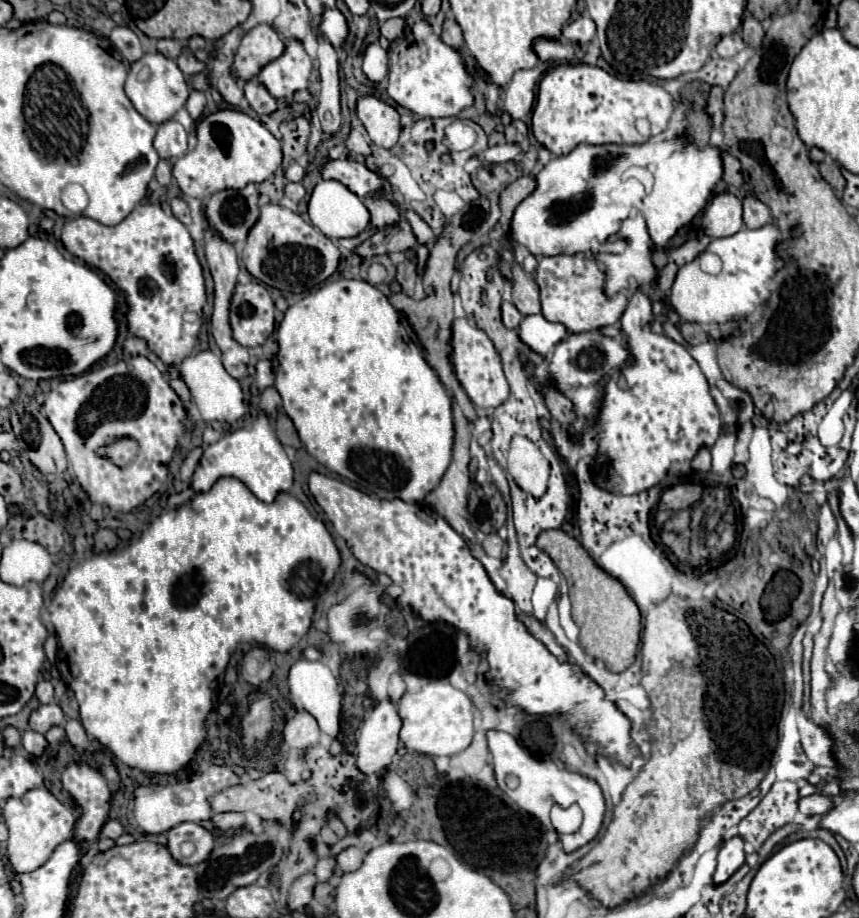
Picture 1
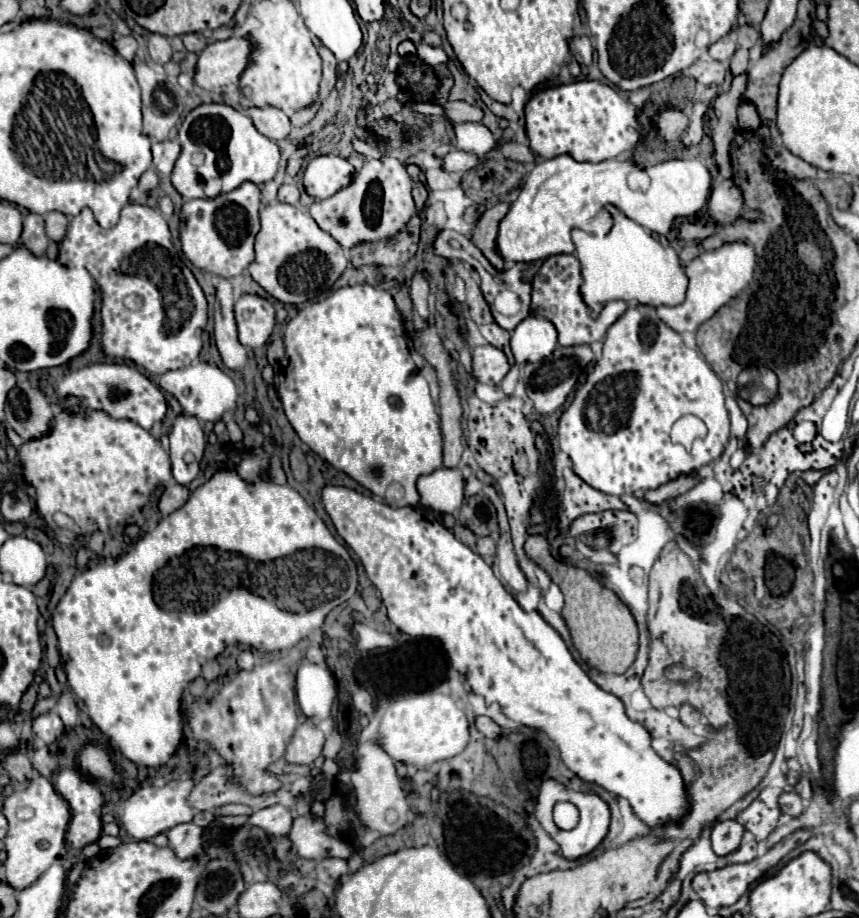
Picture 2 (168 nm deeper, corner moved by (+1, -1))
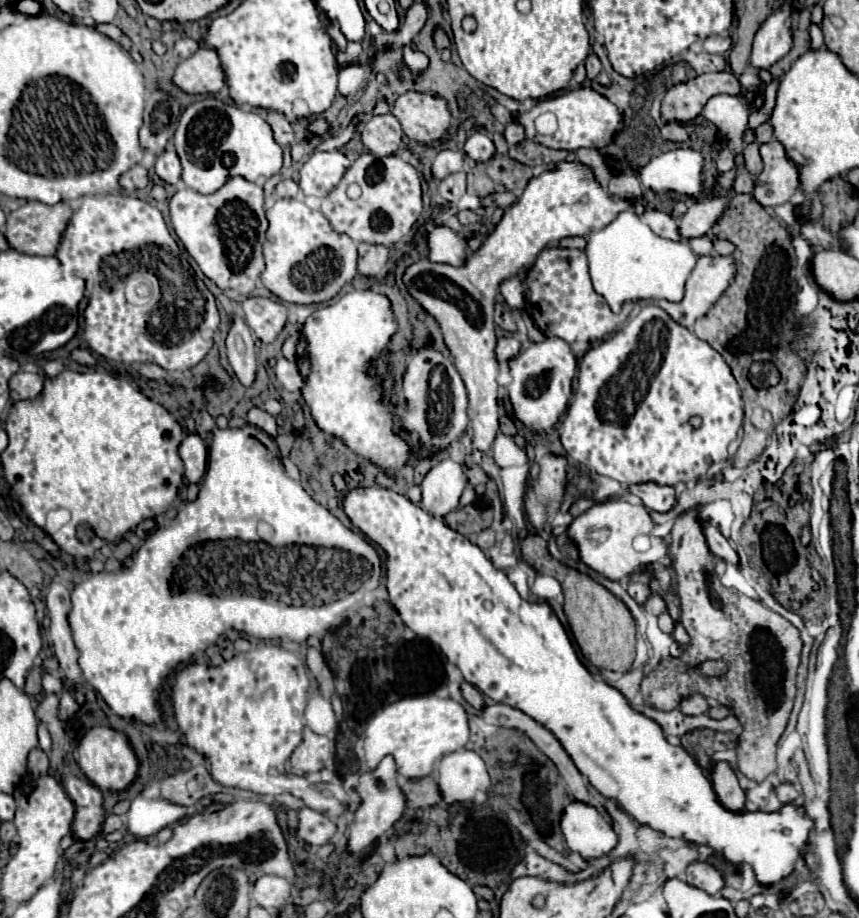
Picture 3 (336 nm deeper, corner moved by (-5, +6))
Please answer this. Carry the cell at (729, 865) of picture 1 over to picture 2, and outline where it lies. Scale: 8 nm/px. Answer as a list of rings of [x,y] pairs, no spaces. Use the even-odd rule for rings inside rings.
[[[724,820],[716,822],[712,828],[712,848],[716,854],[724,856],[734,852],[740,846],[744,834],[744,826],[738,824],[736,820]]]

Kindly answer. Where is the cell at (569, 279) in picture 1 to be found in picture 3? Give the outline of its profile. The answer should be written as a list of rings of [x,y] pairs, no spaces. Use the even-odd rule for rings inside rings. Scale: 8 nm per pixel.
[[[544,249],[528,269],[526,289],[526,311],[534,319],[536,327],[544,335],[560,337],[566,343],[598,341],[612,333],[632,311],[630,303],[626,303],[618,315],[610,311],[606,301],[602,301],[602,295],[598,295],[592,287],[588,261],[580,249]]]

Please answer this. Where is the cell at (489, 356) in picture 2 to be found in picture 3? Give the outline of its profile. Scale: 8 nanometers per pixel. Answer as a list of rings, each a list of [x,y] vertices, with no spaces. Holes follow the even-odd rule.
[[[504,335],[496,343],[496,359],[498,363],[508,363],[510,357],[516,357],[520,353],[520,343],[512,335]]]

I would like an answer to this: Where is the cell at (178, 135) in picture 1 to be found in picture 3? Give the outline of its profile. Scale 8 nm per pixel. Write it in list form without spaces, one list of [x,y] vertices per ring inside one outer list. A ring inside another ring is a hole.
[[[164,151],[156,159],[156,173],[158,173],[158,177],[162,177],[170,185],[178,185],[180,183],[182,167],[180,167],[180,159],[178,159],[176,151]]]

